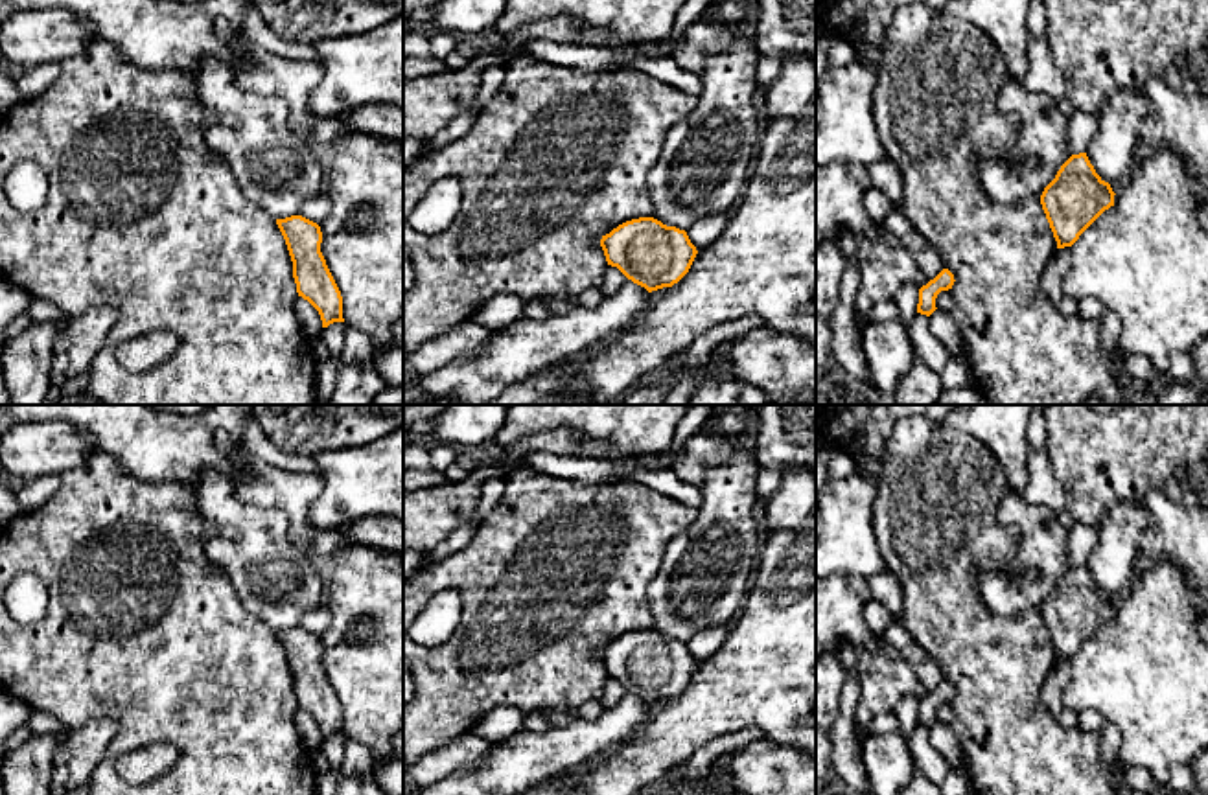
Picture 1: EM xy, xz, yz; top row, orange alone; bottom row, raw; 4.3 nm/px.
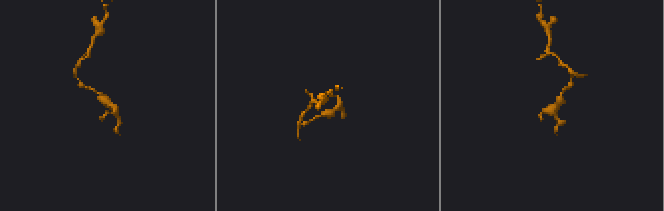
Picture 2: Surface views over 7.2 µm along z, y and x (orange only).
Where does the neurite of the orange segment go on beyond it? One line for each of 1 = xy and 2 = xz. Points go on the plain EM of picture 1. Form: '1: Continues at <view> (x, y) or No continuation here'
1: No continuation here
2: No continuation here

